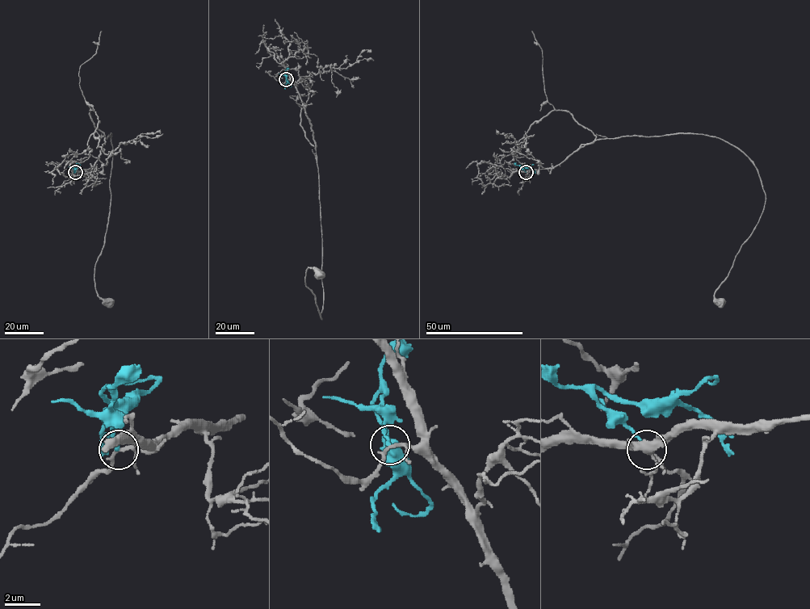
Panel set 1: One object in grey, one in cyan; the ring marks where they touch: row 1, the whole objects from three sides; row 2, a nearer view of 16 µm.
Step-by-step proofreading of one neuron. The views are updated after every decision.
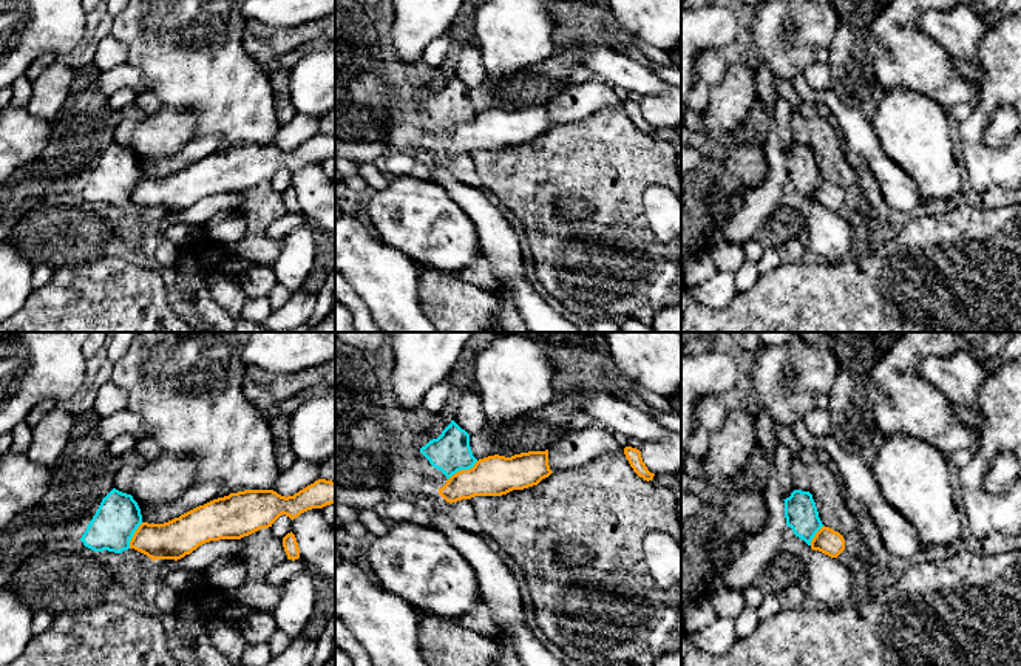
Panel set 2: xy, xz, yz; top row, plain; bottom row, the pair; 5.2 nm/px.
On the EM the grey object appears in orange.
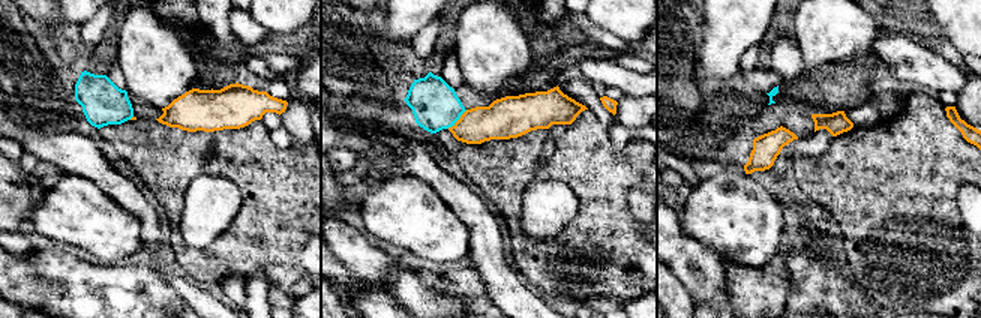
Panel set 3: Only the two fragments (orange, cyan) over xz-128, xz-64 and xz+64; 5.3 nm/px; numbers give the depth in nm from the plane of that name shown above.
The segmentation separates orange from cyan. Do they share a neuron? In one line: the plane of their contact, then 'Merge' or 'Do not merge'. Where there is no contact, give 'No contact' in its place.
Touches orange in xz. Do not merge

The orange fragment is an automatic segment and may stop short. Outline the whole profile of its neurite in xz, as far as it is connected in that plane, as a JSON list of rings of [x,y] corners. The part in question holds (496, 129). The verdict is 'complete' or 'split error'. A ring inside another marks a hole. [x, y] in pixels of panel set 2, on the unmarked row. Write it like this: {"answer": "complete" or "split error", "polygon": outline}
{"answer": "complete", "polygon": [[[548,104],[528,105],[479,113],[473,122],[460,124],[439,142],[439,148],[449,158],[474,150],[502,150],[513,144],[538,139],[553,125],[548,119]]]}

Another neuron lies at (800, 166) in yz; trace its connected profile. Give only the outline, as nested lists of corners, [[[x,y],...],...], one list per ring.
[[[794,144],[785,155],[786,179],[794,189],[811,199],[816,187],[823,181],[816,156],[809,145]]]

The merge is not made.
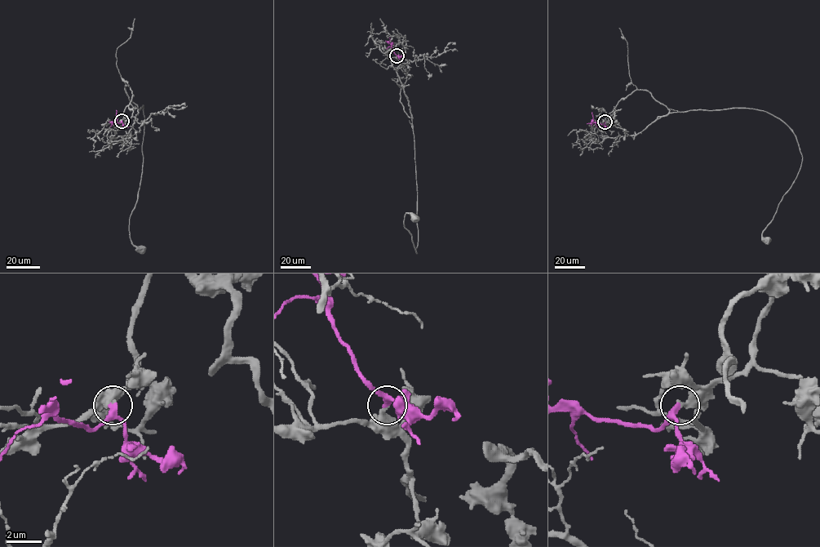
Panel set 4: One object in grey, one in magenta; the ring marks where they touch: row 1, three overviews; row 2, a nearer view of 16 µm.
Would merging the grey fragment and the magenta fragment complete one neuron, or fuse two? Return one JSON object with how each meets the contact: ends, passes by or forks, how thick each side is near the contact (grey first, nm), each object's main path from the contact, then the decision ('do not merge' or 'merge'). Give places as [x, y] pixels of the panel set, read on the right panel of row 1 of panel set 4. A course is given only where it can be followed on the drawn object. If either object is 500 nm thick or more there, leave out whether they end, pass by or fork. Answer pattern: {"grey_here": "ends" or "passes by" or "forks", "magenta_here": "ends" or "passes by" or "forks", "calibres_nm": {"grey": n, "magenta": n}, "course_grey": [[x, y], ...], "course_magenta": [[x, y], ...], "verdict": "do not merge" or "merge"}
{"grey_here": "ends", "magenta_here": "passes by", "calibres_nm": {"grey": 360, "magenta": 280}, "course_grey": [[605, 122], [636, 90], [669, 113], [751, 108], [781, 119], [802, 162], [764, 231], [766, 240]], "course_magenta": [[605, 122], [594, 122], [592, 112]], "verdict": "merge"}

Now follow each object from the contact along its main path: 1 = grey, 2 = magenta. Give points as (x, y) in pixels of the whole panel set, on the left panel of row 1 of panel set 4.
1: (121, 121), (133, 95), (127, 86), (138, 111), (144, 105), (142, 171), (129, 227), (132, 243), (140, 250)
2: (121, 121), (120, 123), (115, 121), (117, 110)

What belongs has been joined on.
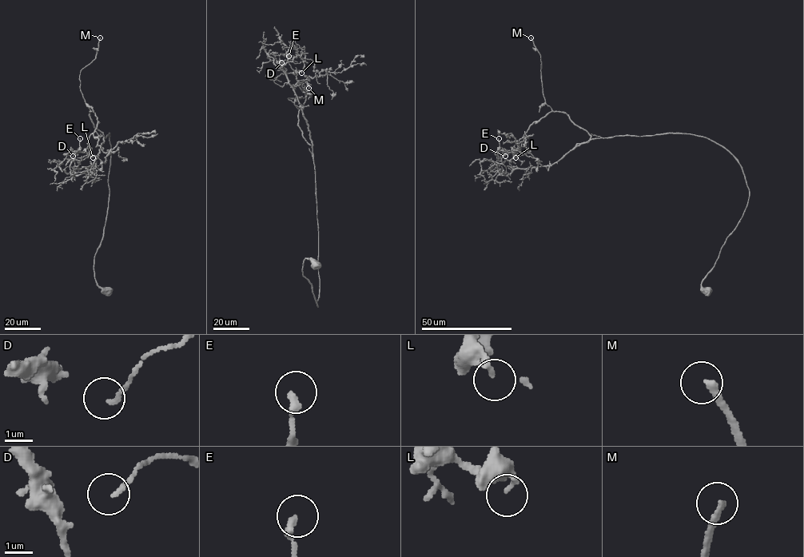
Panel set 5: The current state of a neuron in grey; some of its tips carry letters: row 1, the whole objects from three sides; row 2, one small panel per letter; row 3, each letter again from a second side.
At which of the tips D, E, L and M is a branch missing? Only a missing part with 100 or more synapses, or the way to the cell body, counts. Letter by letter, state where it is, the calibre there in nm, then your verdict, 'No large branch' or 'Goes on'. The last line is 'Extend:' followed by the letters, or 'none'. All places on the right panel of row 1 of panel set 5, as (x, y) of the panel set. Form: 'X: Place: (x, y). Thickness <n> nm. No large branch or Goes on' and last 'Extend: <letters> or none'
D: Place: (505, 156). Thickness 140 nm. No large branch
E: Place: (499, 138). Thickness 260 nm. No large branch
L: Place: (515, 157). Thickness 180 nm. No large branch
M: Place: (531, 37). Thickness 240 nm. Goes on
Extend: M

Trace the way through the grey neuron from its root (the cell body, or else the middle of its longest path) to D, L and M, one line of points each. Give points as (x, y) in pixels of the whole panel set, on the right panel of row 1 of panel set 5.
D: (706, 291), (702, 281), (749, 196), (742, 167), (723, 147), (683, 133), (591, 139), (551, 111), (505, 156)
L: (706, 291), (749, 196), (723, 147), (683, 133), (591, 139), (551, 111), (515, 157)
M: (706, 291), (702, 281), (748, 201), (738, 161), (689, 133), (591, 139), (545, 103), (531, 37)

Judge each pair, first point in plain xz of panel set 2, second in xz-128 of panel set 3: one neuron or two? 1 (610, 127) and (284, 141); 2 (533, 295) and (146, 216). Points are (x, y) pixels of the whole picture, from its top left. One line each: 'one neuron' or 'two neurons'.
1: two neurons
2: one neuron

